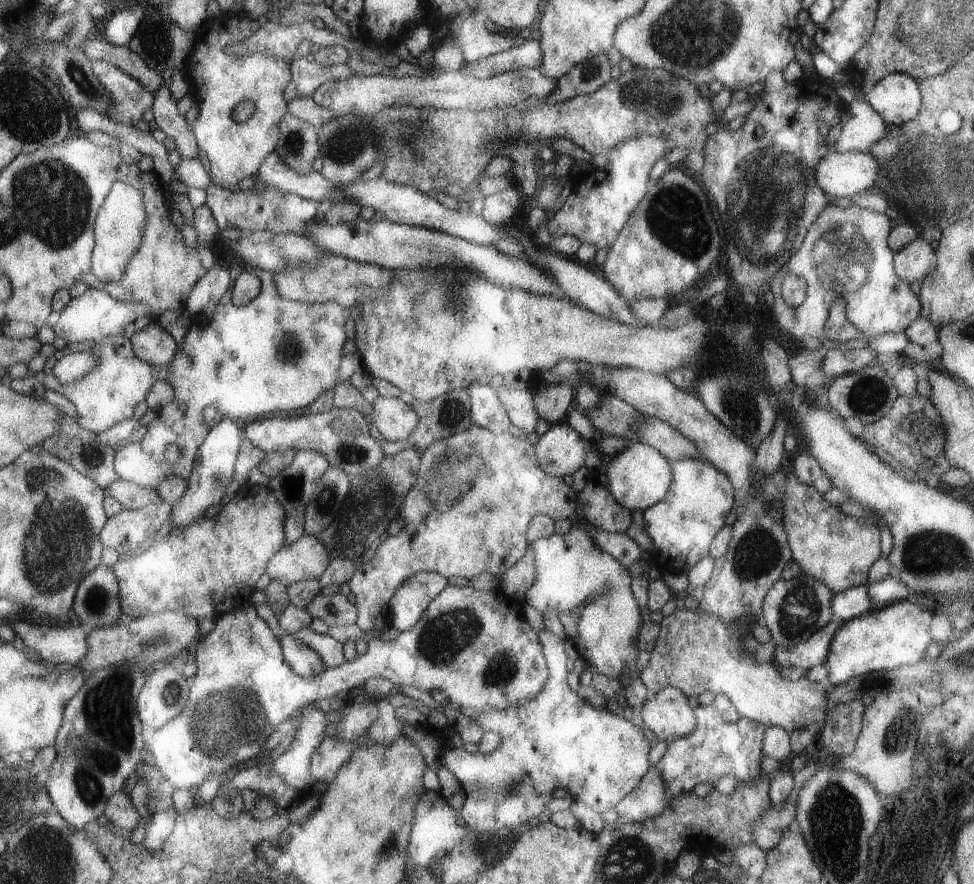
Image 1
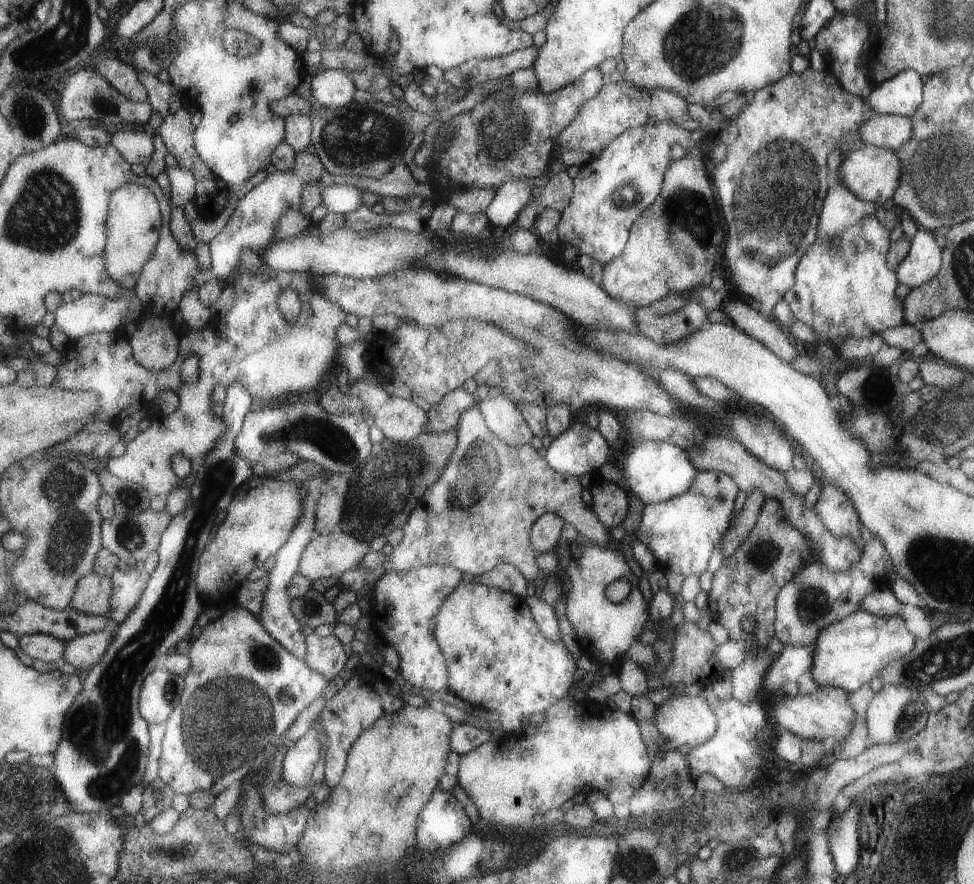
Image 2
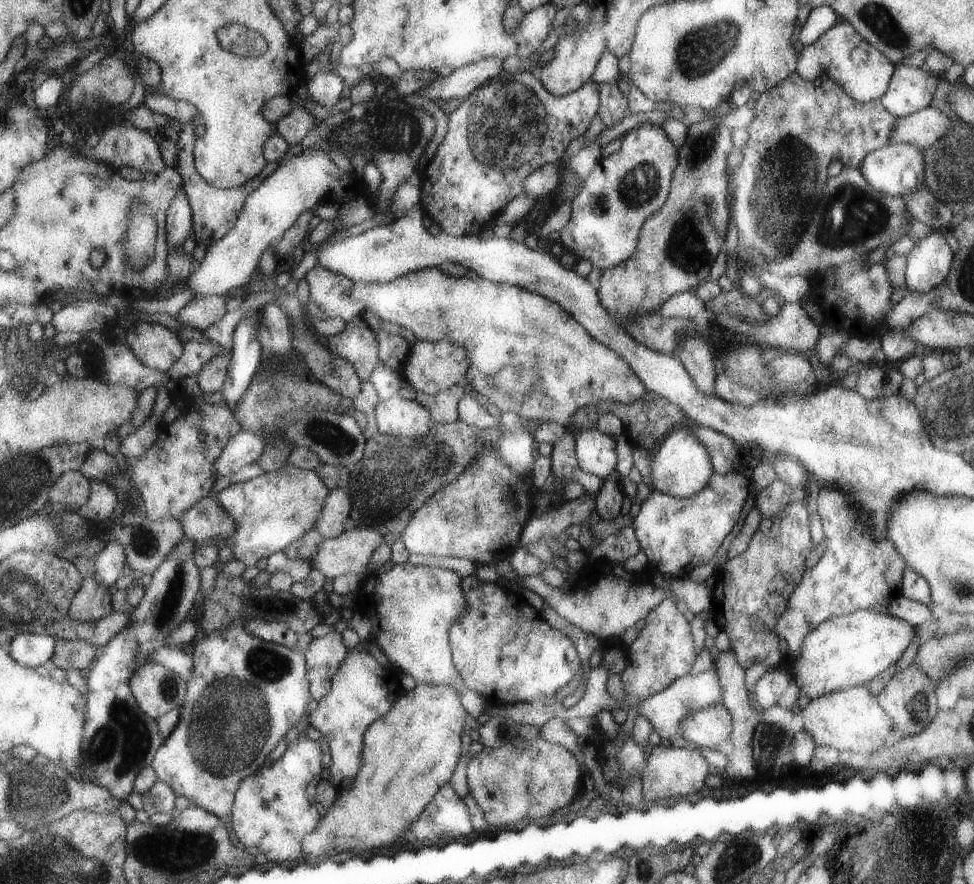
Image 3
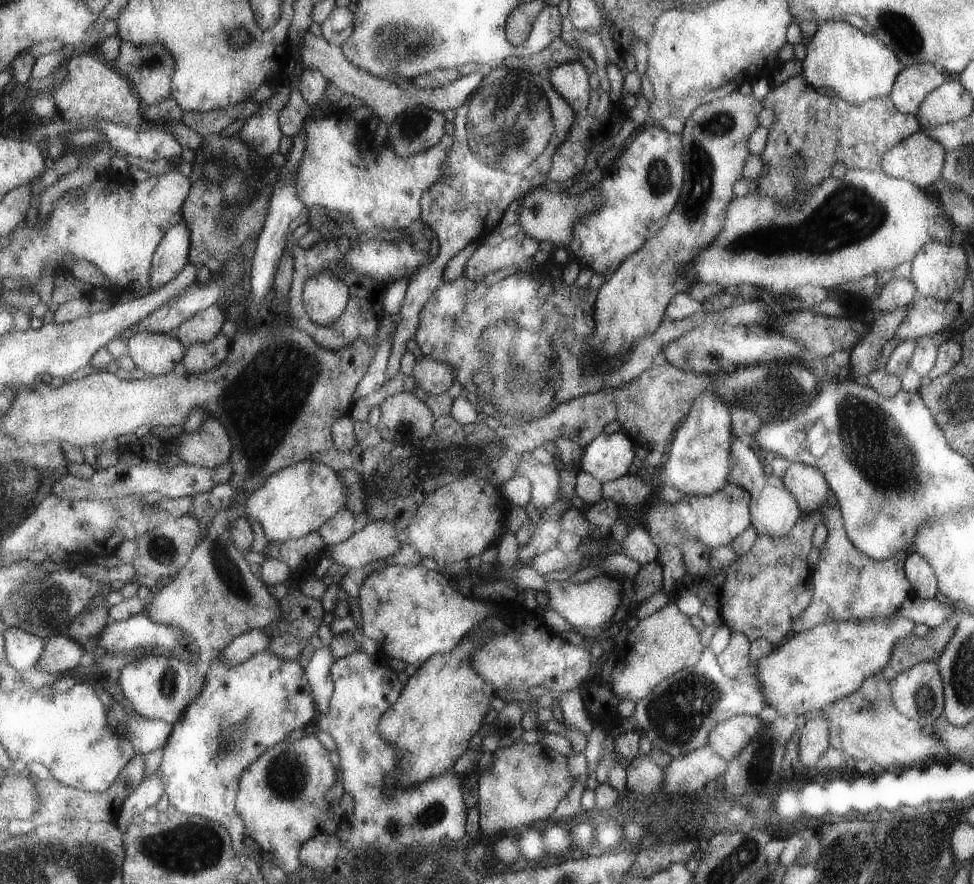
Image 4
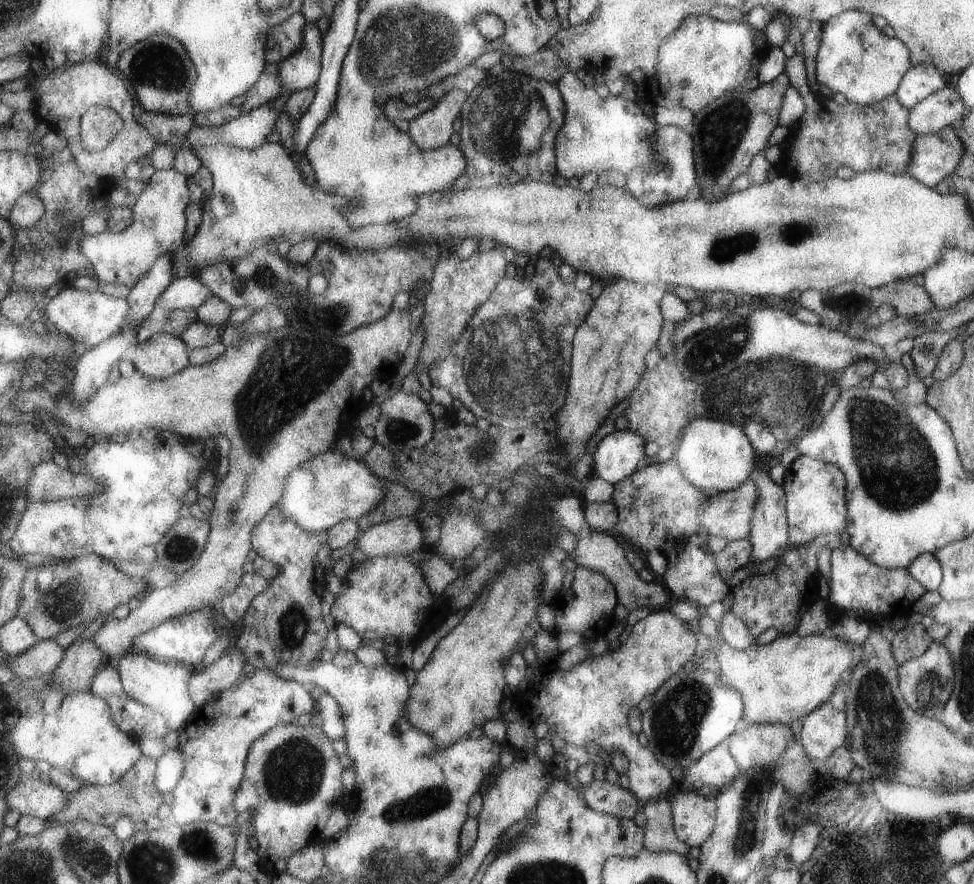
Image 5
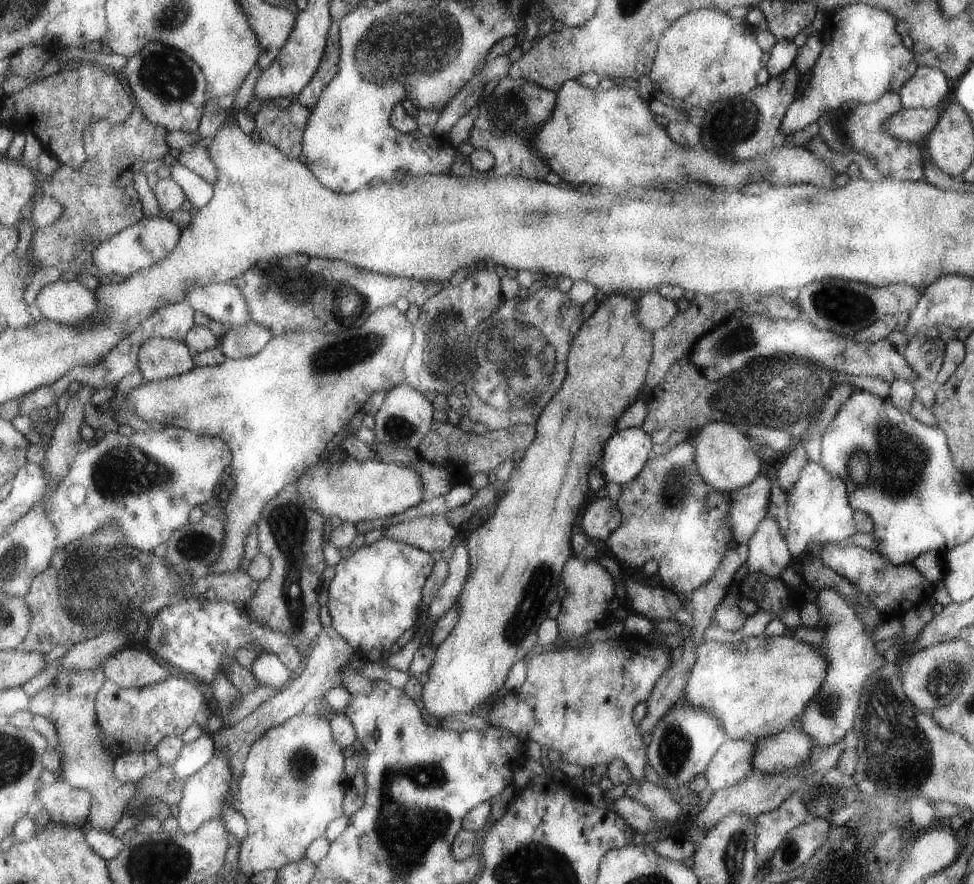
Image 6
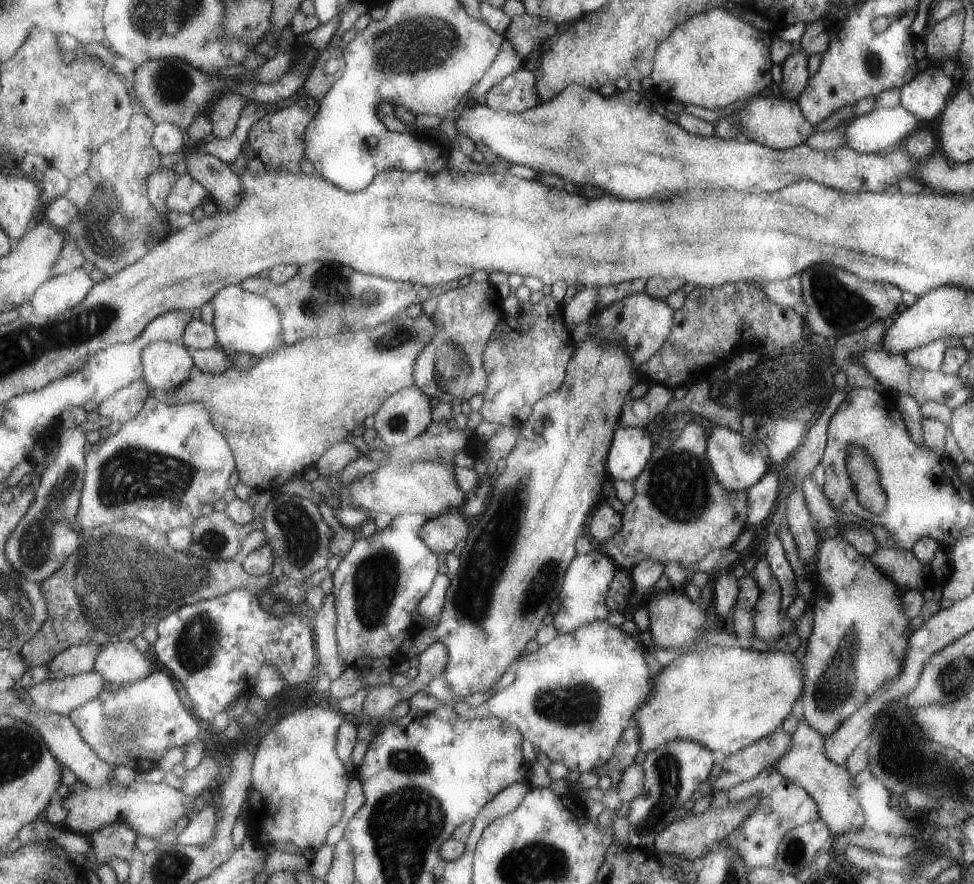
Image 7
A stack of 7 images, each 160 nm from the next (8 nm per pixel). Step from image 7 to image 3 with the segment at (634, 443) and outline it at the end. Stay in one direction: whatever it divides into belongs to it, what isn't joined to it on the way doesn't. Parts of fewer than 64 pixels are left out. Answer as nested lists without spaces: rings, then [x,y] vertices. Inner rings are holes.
[[[596,428],[585,430],[576,437],[575,452],[579,468],[588,475],[607,478],[618,462],[614,437]]]

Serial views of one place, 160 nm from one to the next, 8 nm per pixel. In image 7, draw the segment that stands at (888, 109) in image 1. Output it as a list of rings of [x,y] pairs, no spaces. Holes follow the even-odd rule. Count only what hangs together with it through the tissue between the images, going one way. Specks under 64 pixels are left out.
[[[933,64],[900,88],[899,105],[927,125],[945,108],[952,95],[951,88],[951,78],[943,74],[939,64]]]

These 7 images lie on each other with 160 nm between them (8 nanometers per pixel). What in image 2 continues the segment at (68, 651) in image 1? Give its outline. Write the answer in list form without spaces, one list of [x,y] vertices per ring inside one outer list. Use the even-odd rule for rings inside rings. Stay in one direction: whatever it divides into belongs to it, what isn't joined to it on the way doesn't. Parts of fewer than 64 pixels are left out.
[[[46,633],[27,634],[21,637],[19,647],[31,658],[44,663],[55,663],[66,658],[69,641]]]

